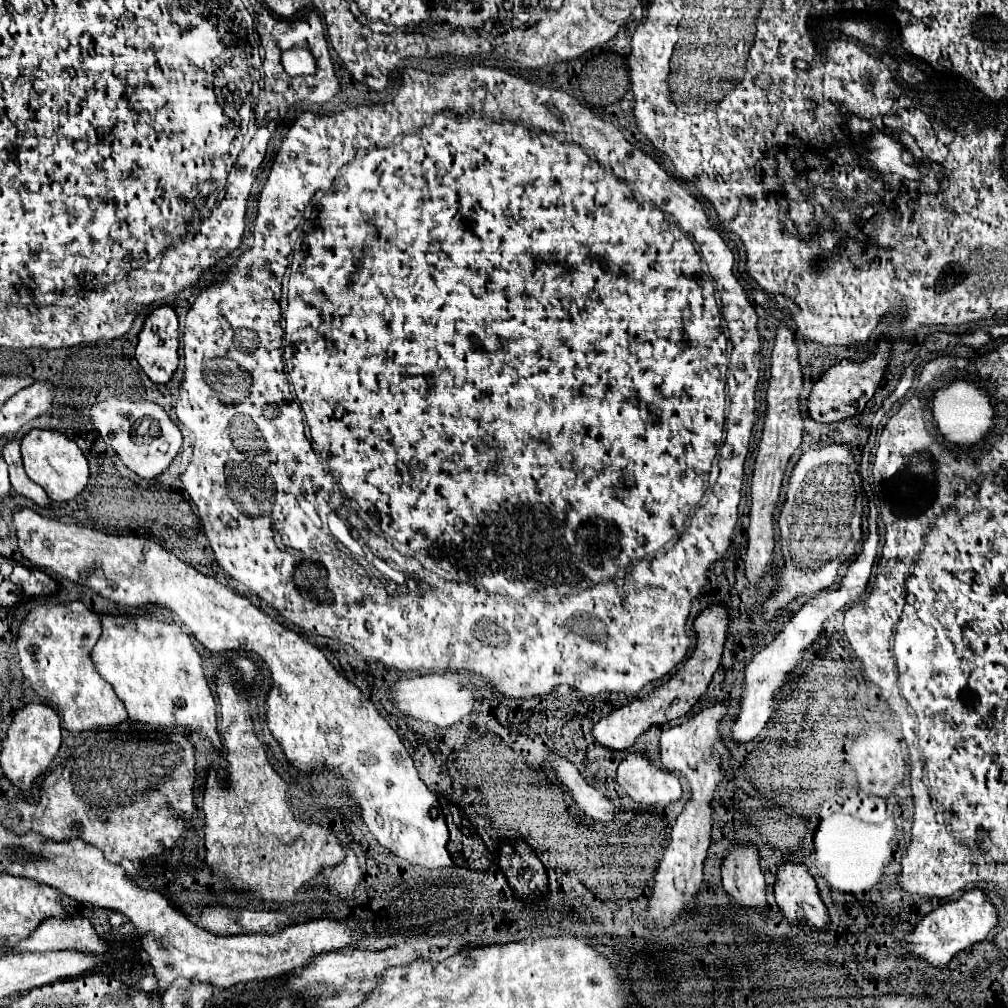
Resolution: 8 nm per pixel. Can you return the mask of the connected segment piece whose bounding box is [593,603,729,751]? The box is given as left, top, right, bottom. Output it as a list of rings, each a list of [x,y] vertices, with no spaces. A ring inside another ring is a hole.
[[[713,603],[709,609],[705,609],[697,619],[695,619],[695,633],[697,633],[697,647],[689,661],[683,663],[683,667],[663,685],[659,685],[653,693],[647,697],[641,697],[637,701],[631,701],[623,705],[621,709],[613,711],[609,717],[601,719],[593,727],[595,739],[611,749],[611,751],[623,751],[635,743],[635,739],[647,731],[653,723],[665,723],[677,717],[683,717],[695,703],[697,699],[705,693],[707,685],[713,679],[713,673],[717,671],[723,655],[723,645],[727,641],[727,629],[729,629],[729,613],[723,603]]]

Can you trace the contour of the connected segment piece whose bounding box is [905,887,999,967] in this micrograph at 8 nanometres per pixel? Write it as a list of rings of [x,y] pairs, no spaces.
[[[973,887],[965,891],[957,901],[943,903],[931,913],[927,913],[917,925],[915,933],[905,939],[905,943],[909,945],[911,955],[921,957],[935,967],[945,967],[955,953],[973,945],[975,941],[983,941],[991,933],[991,929],[997,925],[999,925],[997,907],[991,903],[989,895],[983,889]]]

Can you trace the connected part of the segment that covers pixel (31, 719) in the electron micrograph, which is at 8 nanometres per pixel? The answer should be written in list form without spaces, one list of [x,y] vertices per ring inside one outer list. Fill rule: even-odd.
[[[29,703],[19,709],[13,717],[13,723],[3,739],[1,747],[1,767],[5,777],[17,785],[19,789],[31,789],[33,781],[47,771],[51,761],[55,759],[61,745],[61,721],[53,707]]]

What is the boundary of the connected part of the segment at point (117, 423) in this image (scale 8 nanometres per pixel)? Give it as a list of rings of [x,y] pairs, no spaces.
[[[109,397],[91,405],[89,417],[95,425],[95,431],[101,437],[109,435],[109,447],[139,477],[153,479],[161,475],[181,449],[181,431],[165,413],[165,409],[153,401],[129,401]]]

